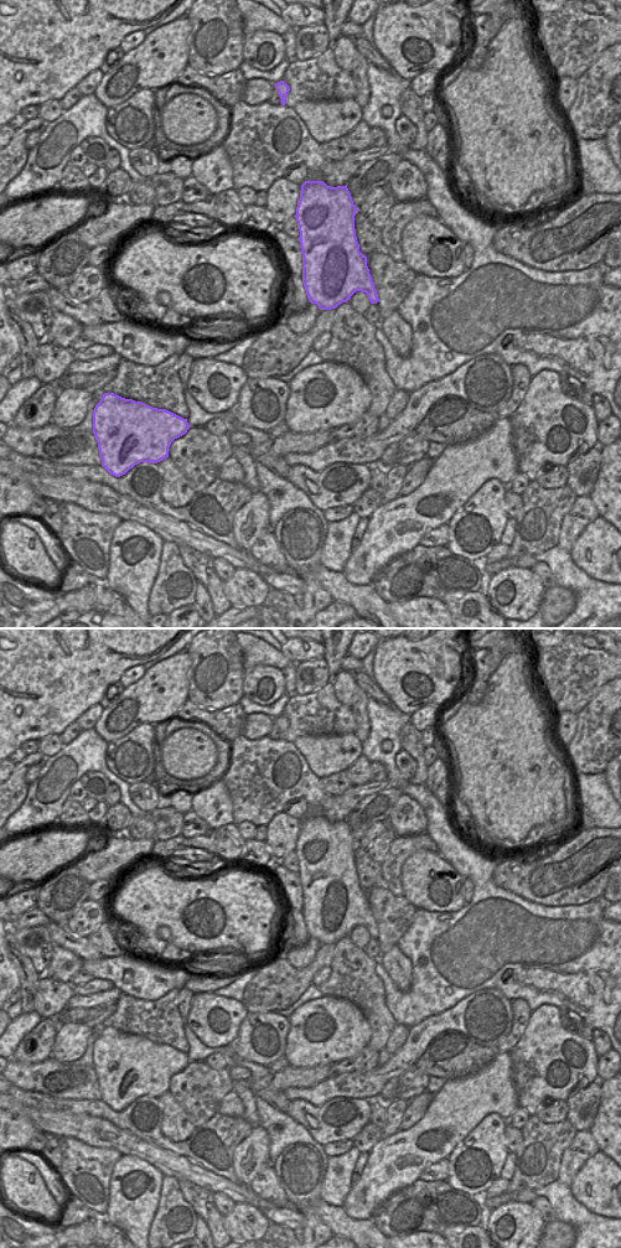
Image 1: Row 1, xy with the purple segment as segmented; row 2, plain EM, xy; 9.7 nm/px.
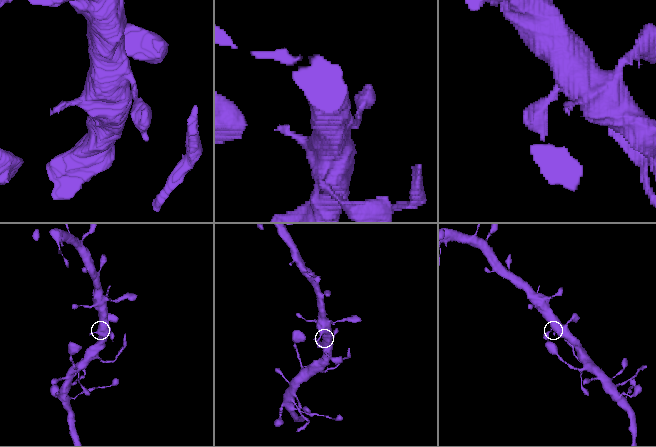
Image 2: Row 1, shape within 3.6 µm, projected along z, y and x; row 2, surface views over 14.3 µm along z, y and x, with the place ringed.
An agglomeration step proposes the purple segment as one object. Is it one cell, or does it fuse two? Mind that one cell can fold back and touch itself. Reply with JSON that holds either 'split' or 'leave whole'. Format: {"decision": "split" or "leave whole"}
{"decision": "leave whole"}

